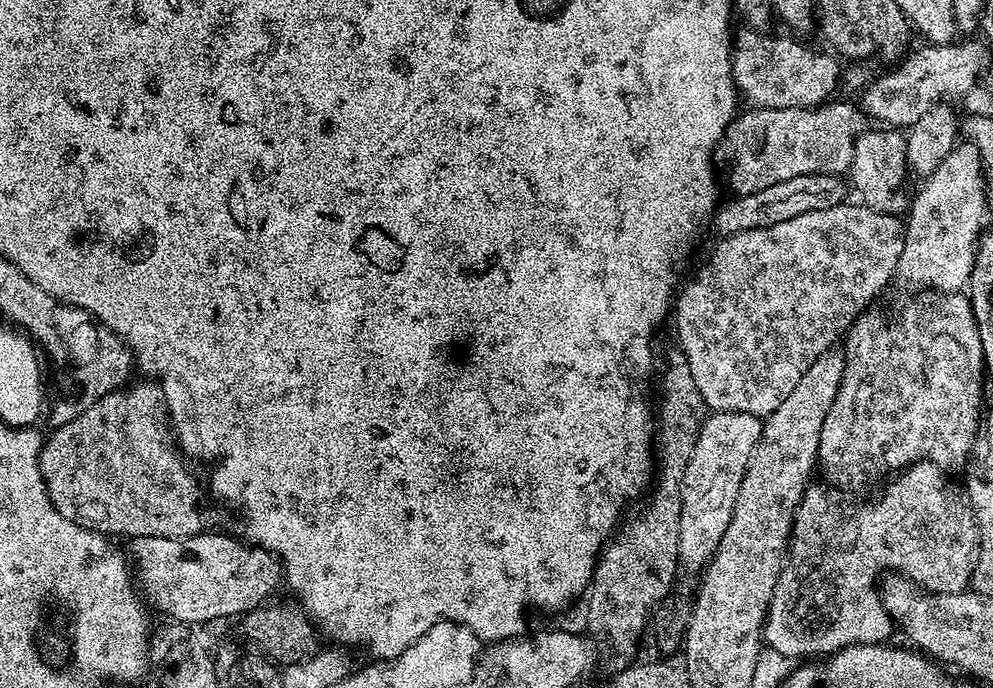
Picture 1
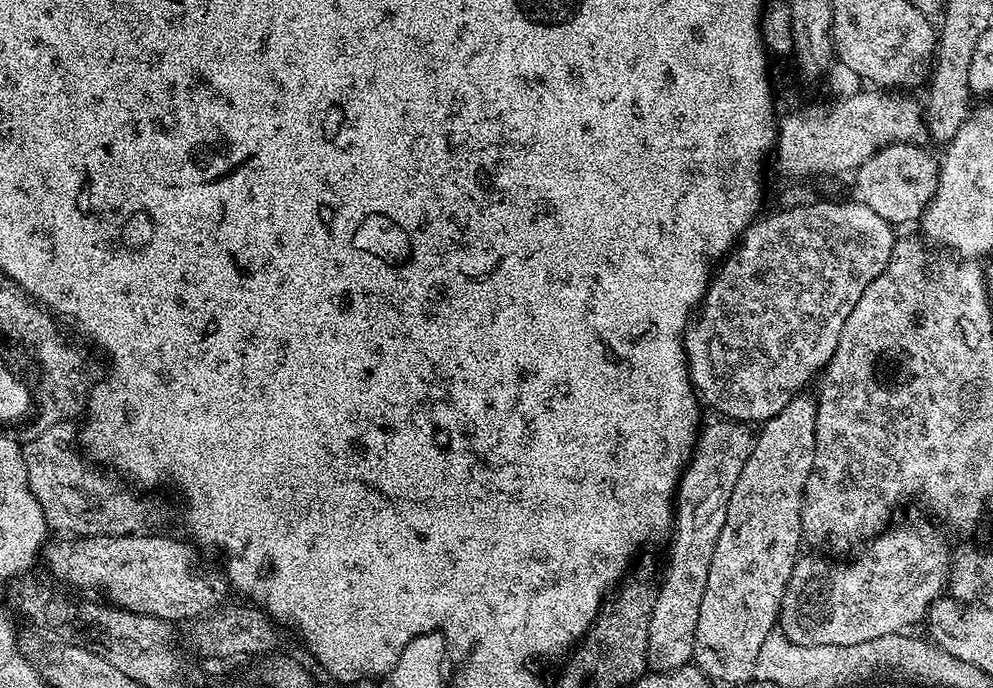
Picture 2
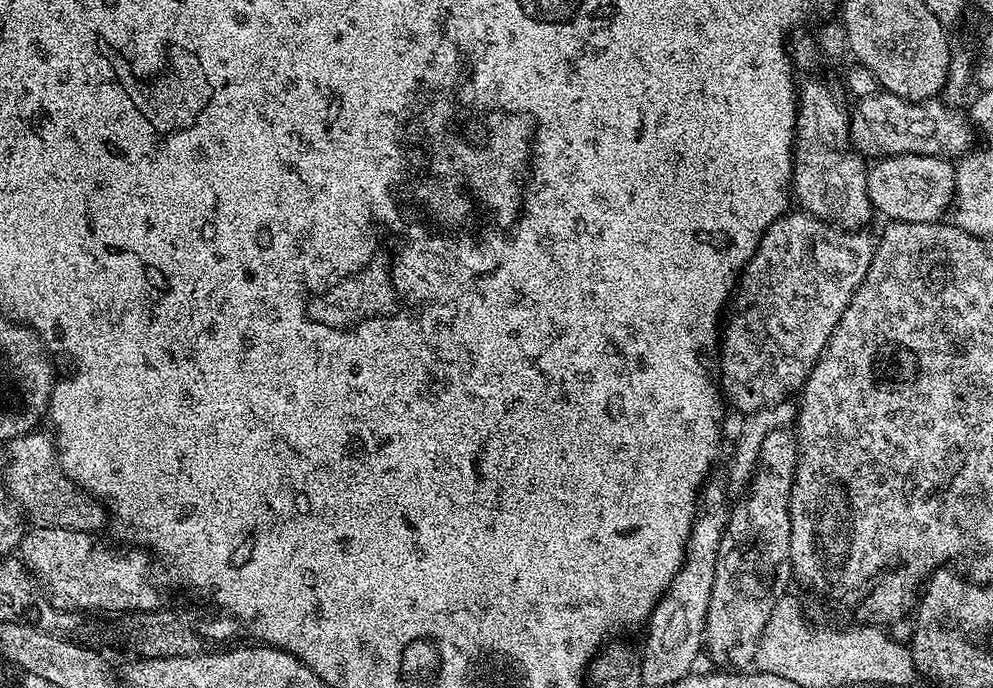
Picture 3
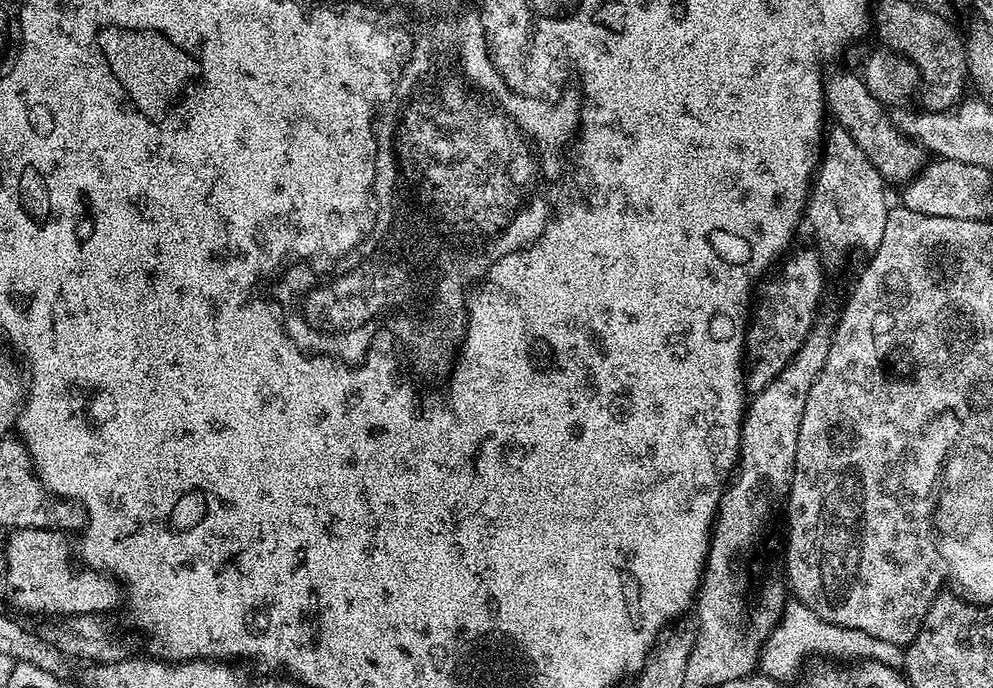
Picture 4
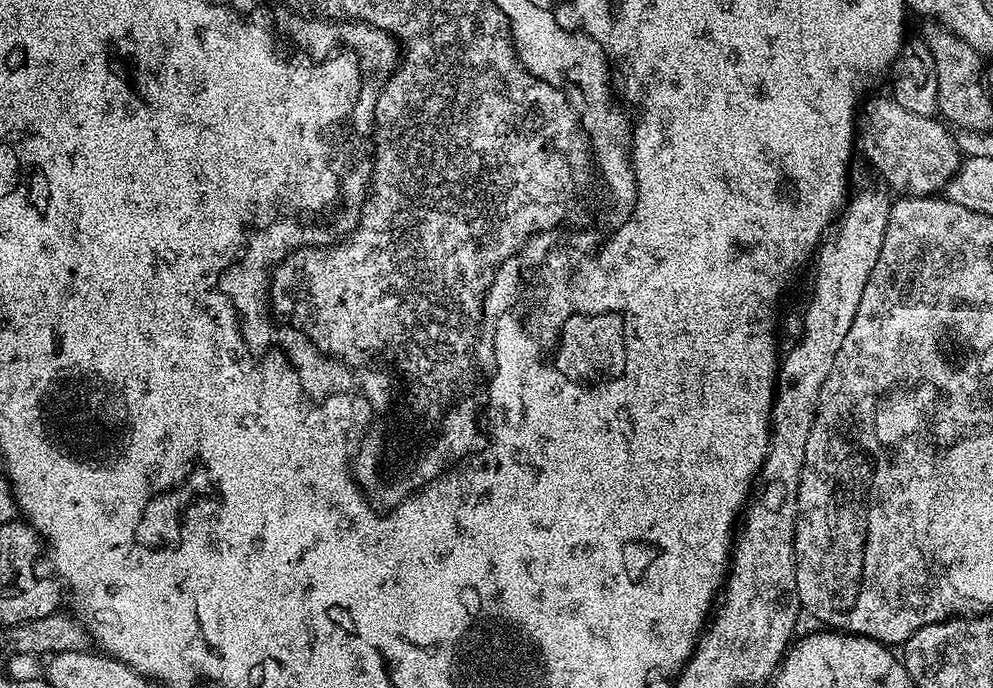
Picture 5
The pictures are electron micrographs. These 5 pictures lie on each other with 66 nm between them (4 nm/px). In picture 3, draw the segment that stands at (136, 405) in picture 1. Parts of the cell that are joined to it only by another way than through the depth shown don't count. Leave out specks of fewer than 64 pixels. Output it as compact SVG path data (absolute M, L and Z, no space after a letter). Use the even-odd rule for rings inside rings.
M47 431L28 432L7 441L8 481L6 487L15 507L32 519L37 528L65 528L99 533L106 521L106 509L95 496L78 487L60 468L55 439ZM48 435L48 436L47 436ZM28 515L28 516L27 516Z

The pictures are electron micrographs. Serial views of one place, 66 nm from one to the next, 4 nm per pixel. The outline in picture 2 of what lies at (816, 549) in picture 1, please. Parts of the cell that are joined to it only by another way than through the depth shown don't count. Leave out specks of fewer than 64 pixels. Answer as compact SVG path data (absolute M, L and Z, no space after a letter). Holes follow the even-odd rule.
M928 520L918 521L916 528L908 524L889 527L867 541L866 546L851 557L853 560L849 564L831 564L820 556L801 555L782 598L778 626L783 636L798 646L852 646L884 634L903 633L911 629L911 624L919 620L921 623L927 617L928 607L945 595L954 559L954 552L948 549L943 534L939 532L941 529Z

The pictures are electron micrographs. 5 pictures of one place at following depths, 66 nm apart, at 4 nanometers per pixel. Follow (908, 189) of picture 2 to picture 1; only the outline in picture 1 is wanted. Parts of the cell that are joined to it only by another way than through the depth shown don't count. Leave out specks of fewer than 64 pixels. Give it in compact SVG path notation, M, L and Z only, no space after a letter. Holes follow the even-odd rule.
M876 126L876 129L866 130L856 139L854 158L850 169L852 184L861 201L875 212L890 212L900 214L906 208L906 196L896 192L904 184L904 175L909 175L908 142L905 133L893 130L888 126Z

